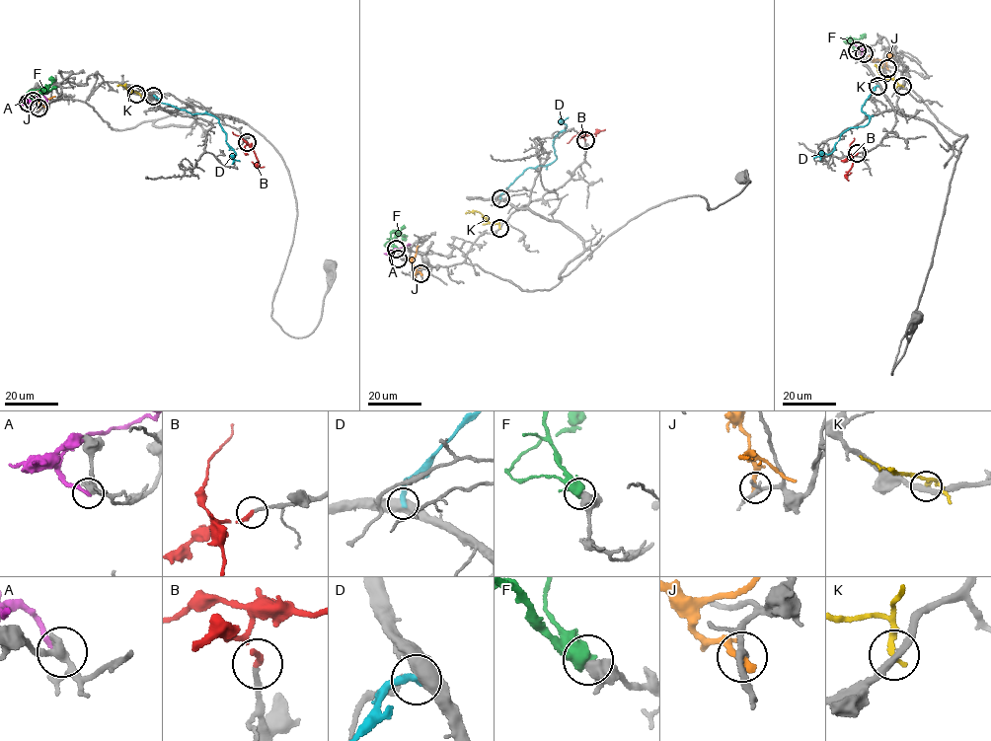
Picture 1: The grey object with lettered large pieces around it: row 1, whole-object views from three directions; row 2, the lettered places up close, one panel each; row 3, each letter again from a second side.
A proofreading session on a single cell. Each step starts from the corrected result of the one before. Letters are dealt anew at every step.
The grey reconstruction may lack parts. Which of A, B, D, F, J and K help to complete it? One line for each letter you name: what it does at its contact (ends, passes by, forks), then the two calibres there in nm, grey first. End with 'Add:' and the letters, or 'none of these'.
B: it ends there; 190 nm thick on the grey side, 240 nm on the other
Add: B

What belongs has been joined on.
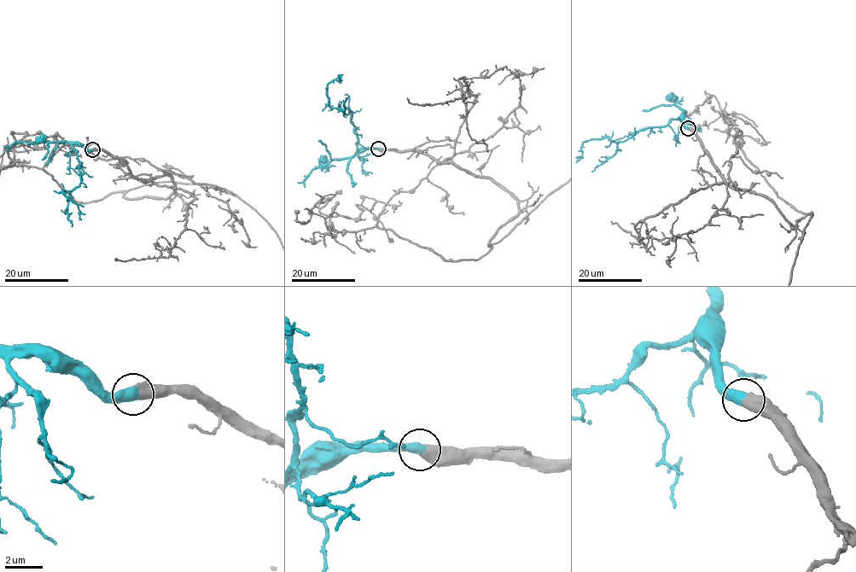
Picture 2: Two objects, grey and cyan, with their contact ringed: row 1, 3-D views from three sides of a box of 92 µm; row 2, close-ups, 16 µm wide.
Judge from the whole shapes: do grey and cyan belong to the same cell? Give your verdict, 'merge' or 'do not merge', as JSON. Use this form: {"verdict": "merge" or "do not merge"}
{"verdict": "merge"}

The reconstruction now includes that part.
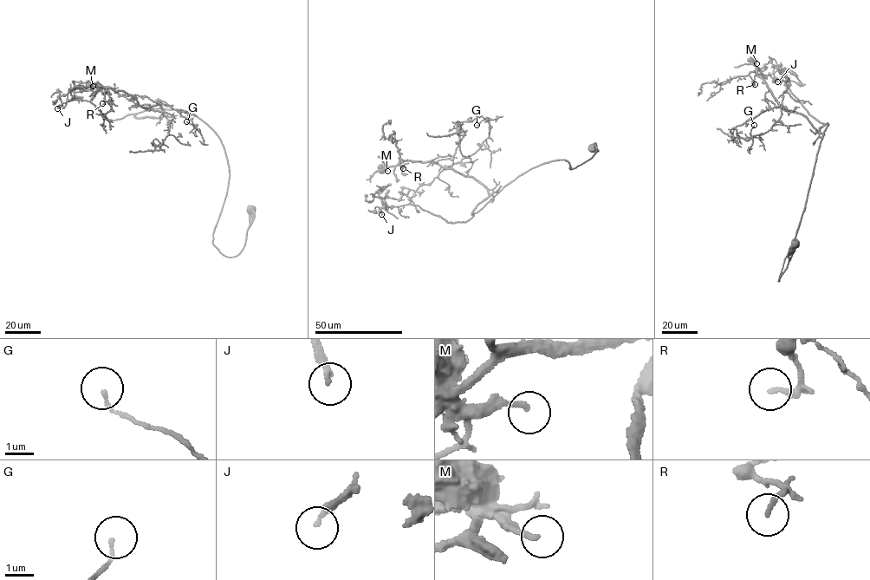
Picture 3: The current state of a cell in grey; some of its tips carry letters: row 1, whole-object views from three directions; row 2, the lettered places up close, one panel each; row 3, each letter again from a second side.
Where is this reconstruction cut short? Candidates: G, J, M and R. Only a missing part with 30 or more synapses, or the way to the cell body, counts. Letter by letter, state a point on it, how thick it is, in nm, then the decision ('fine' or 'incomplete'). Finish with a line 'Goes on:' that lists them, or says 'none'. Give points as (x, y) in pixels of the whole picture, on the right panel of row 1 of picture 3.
G: (754, 125) | 110 nm | fine
J: (777, 81) | 200 nm | incomplete
M: (756, 63) | 180 nm | fine
R: (755, 84) | 140 nm | fine
Goes on: J

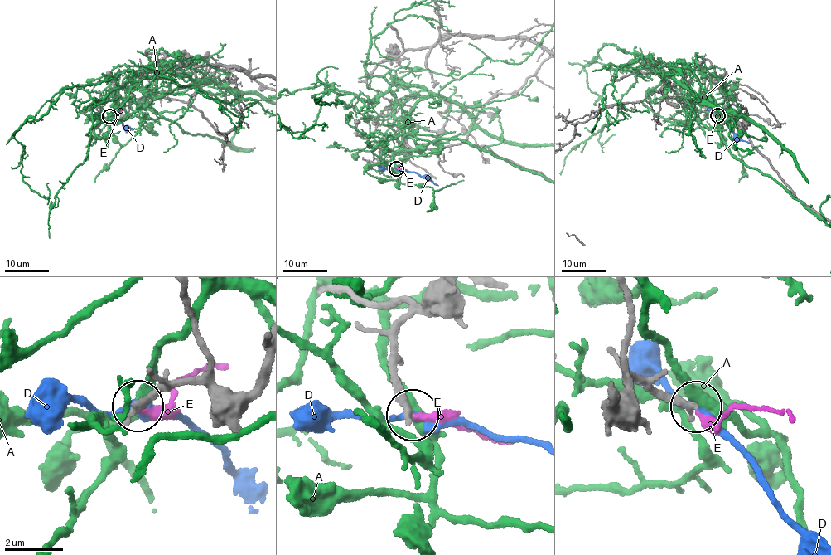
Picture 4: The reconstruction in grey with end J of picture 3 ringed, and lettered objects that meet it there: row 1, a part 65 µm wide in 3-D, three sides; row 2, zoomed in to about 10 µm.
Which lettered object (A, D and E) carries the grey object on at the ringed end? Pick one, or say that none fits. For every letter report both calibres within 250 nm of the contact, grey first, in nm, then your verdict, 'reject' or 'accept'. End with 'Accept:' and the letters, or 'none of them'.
A: calibres 280 and 400 nm; reject
D: calibres 280 and 190 nm; reject
E: calibres 280 and 280 nm; reject
Accept: none of them

